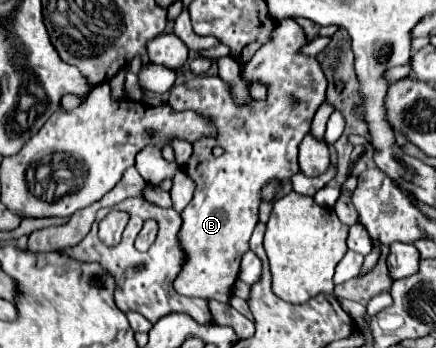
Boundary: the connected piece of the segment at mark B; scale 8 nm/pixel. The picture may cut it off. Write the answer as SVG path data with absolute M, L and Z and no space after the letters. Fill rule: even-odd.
M280 20L274 30L274 40L262 46L254 58L244 68L244 80L262 80L268 84L268 98L264 102L252 100L248 106L236 106L228 86L218 76L194 76L182 86L174 86L170 90L168 104L176 110L196 110L204 116L212 116L218 124L218 138L208 140L202 138L194 142L194 154L184 166L184 172L196 182L196 192L192 202L182 212L182 228L180 228L180 242L182 248L188 254L188 260L180 272L180 276L174 280L174 290L182 296L190 298L208 298L218 302L228 302L232 286L238 278L240 270L240 258L248 250L248 240L252 236L252 230L258 222L258 206L260 206L260 190L272 180L290 180L298 168L298 146L302 138L310 132L312 118L318 110L318 106L326 98L326 76L318 64L316 58L300 54L300 48L306 46L310 40L306 40L306 34L302 34L302 28L294 20ZM222 146L224 154L220 158L212 156L212 148Z

